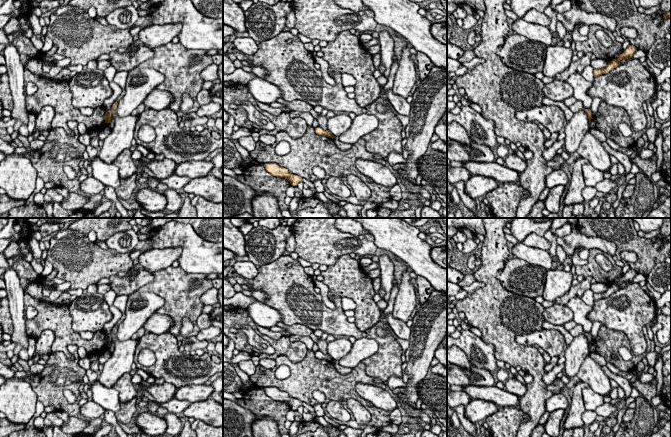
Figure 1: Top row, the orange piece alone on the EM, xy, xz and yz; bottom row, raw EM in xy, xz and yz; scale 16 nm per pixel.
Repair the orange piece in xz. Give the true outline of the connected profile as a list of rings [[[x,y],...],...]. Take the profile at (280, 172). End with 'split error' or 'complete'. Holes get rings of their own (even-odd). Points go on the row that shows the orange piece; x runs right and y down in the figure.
[[[265,163],[264,167],[271,175],[277,178],[285,178],[293,186],[297,186],[299,182],[303,182],[302,177],[291,174],[286,168],[280,167],[276,163]]] | complete

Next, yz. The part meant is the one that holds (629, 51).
[[[629,45],[617,59],[613,59],[612,61],[610,61],[605,68],[594,69],[593,70],[594,77],[597,77],[597,76],[602,75],[602,74],[607,74],[611,70],[616,68],[617,66],[620,66],[621,65],[620,61],[622,59],[631,60],[632,56],[633,56],[633,54],[635,53],[636,50],[637,50],[637,48],[634,45]]] | complete

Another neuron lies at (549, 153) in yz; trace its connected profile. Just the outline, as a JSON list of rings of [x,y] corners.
[[[562,140],[555,141],[551,147],[546,148],[543,151],[542,155],[544,159],[546,161],[550,161],[551,159],[553,159],[557,154],[557,150],[562,148],[563,145],[564,145],[564,142]]]

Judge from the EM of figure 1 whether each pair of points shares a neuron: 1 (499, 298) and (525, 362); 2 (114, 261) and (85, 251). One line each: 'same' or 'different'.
1: same
2: same

